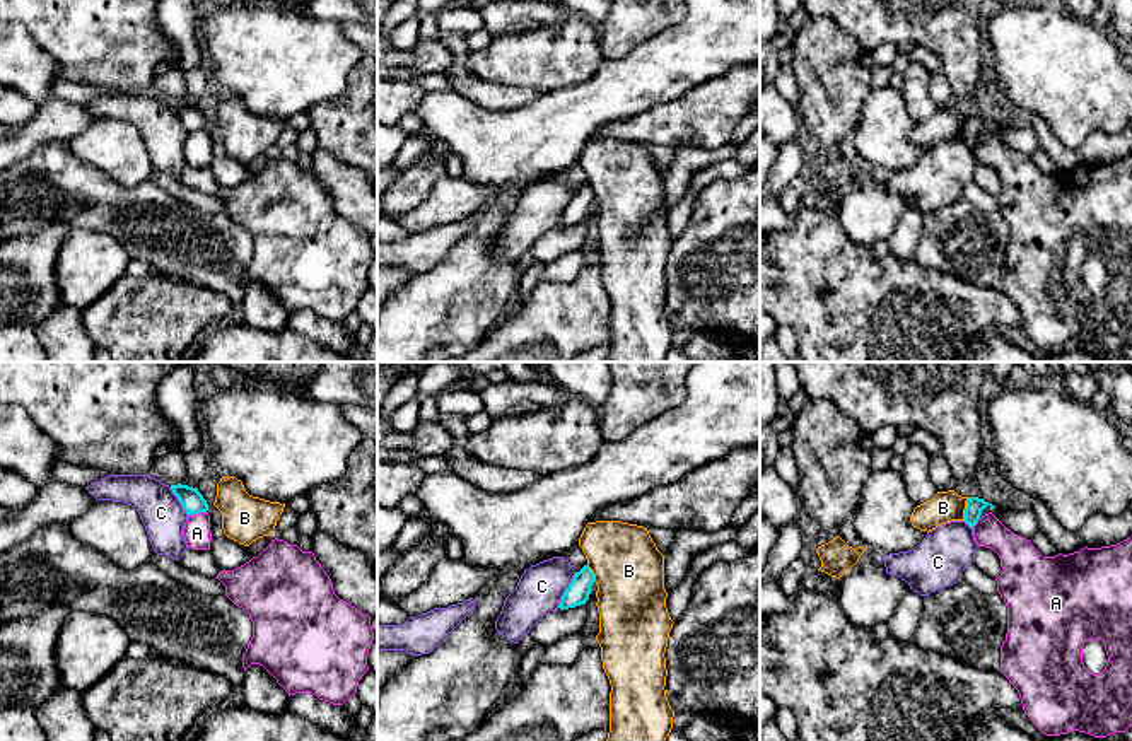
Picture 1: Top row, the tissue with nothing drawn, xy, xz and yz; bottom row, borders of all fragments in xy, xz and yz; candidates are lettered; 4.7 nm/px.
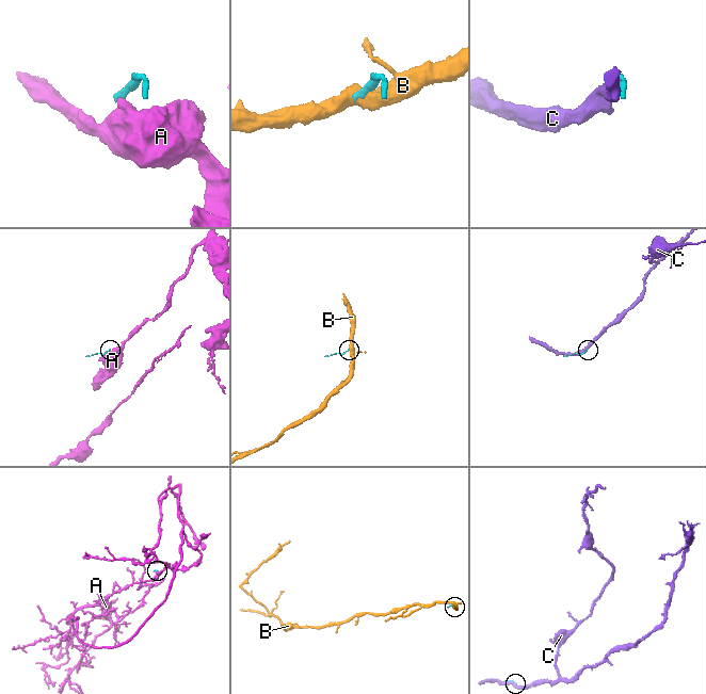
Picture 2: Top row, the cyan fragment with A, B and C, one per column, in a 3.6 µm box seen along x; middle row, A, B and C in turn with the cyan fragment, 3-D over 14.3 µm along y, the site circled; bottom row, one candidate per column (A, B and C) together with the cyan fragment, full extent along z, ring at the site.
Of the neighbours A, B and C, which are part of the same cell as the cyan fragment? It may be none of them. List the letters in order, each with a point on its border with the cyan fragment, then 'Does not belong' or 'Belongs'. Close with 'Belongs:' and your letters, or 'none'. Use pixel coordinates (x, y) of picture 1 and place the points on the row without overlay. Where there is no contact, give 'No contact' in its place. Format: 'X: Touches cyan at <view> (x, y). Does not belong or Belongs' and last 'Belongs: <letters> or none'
A: Touches cyan at xy (197, 130). Does not belong
B: Touches cyan at yz (965, 127). Does not belong
C: Touches cyan at xz (566, 207). Does not belong
Belongs: none

